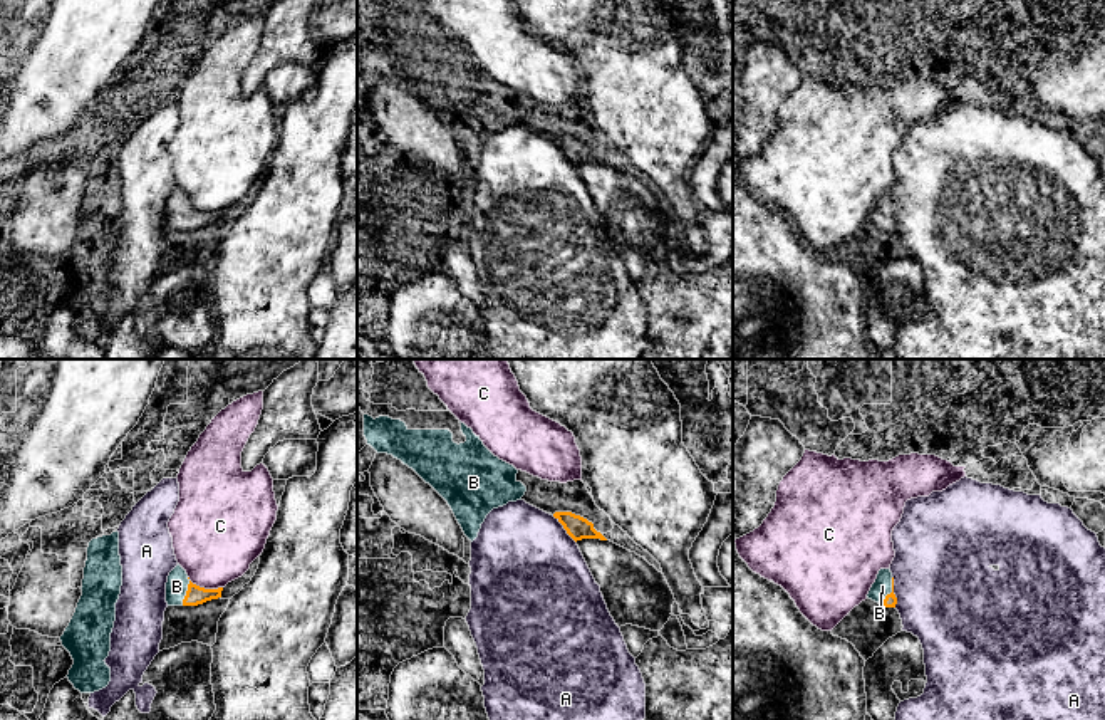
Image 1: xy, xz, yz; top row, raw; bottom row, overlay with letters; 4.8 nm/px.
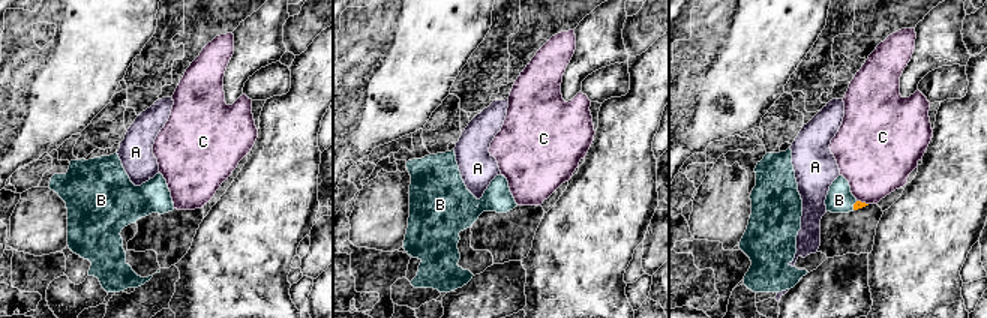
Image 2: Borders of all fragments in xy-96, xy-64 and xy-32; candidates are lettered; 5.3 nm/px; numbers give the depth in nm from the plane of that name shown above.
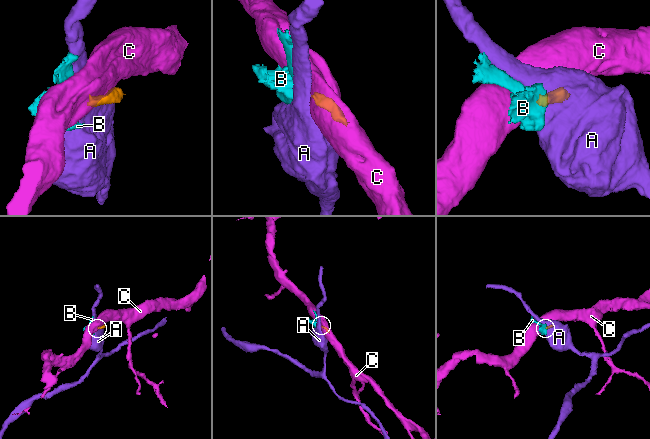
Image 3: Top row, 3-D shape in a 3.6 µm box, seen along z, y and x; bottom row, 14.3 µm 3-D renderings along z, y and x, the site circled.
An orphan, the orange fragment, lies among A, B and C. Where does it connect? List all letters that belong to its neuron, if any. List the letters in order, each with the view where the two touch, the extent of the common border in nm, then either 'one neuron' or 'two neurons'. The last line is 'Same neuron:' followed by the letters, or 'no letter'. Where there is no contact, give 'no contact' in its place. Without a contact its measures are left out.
A: yz | 150 nm | two neurons
B: yz | 140 nm | one neuron
C: xy | 180 nm | two neurons
Same neuron: B

